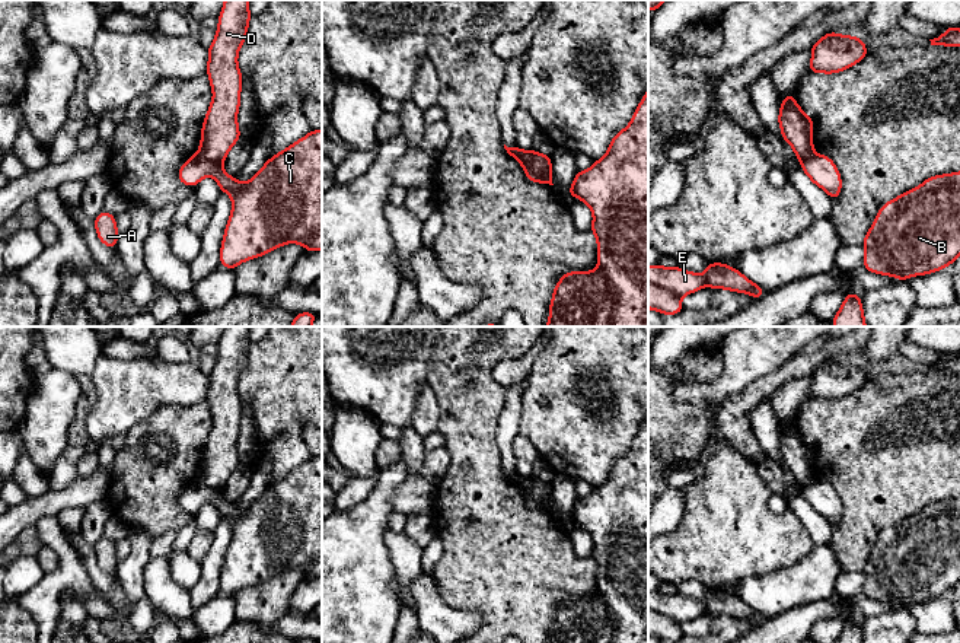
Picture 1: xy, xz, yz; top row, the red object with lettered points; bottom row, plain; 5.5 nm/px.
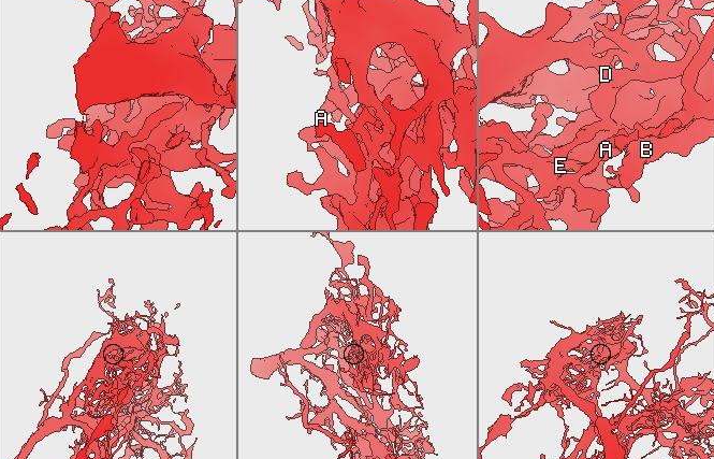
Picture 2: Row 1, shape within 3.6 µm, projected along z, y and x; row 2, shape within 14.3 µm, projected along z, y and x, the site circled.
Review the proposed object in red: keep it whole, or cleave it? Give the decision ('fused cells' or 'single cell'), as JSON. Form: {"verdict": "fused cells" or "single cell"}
{"verdict": "fused cells"}

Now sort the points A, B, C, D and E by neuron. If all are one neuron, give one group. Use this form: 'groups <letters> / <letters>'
groups A B D / C E

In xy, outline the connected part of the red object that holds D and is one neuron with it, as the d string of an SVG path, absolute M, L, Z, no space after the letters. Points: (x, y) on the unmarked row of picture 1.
M224 327L217 346L216 365L207 375L207 402L213 427L201 453L198 480L211 488L223 490L233 471L242 464L237 452L242 417L237 382L248 365L249 327Z

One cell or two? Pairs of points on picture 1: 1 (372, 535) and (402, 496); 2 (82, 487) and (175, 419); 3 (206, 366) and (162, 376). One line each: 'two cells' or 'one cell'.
1: two cells
2: two cells
3: two cells

